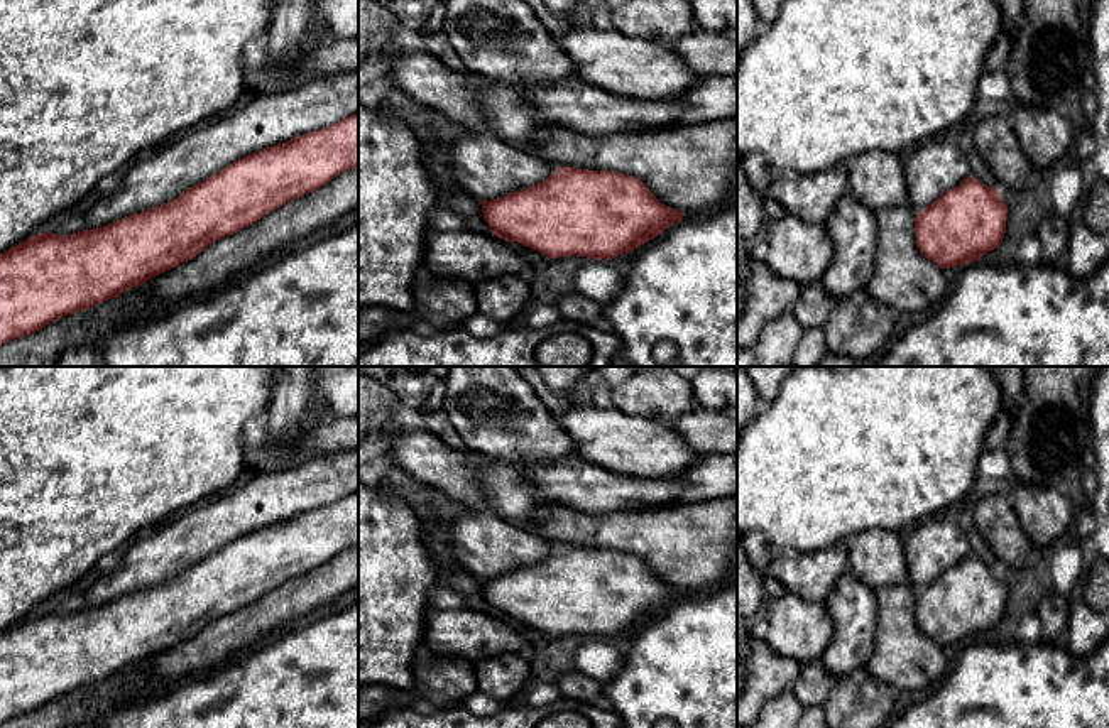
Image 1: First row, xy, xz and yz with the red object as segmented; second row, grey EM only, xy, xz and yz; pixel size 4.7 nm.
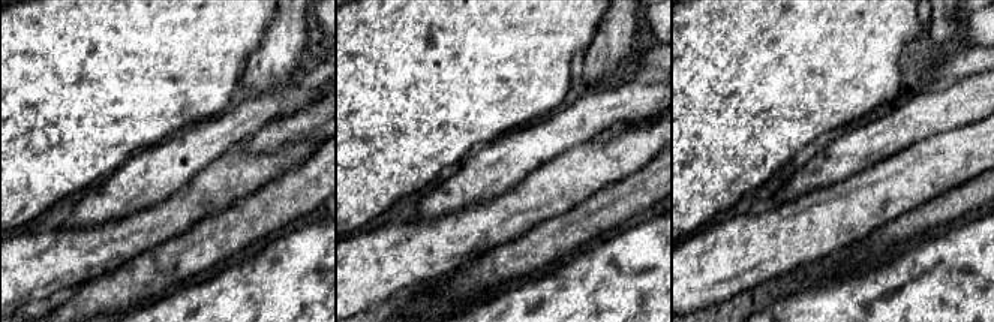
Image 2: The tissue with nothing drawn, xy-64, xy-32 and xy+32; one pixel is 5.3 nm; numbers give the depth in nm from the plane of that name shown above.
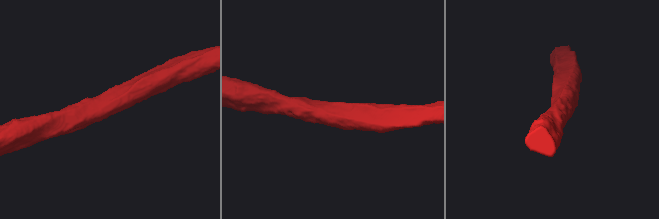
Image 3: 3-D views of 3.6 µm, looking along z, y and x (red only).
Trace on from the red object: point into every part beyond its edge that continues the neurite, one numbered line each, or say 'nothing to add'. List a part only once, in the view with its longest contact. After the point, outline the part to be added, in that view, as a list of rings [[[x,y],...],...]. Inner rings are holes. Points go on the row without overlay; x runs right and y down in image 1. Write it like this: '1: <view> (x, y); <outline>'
nothing to add

